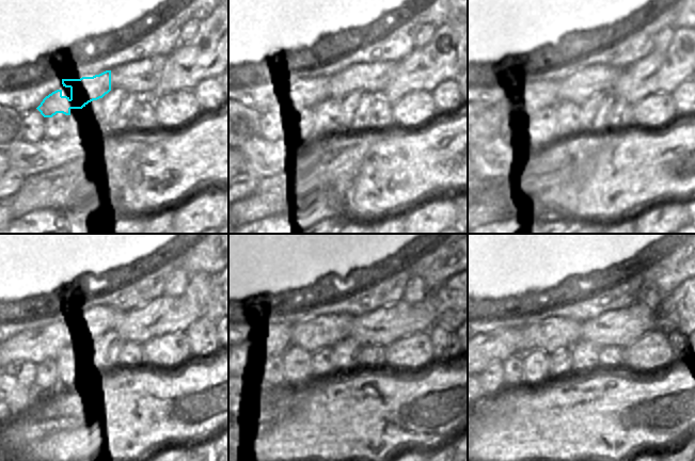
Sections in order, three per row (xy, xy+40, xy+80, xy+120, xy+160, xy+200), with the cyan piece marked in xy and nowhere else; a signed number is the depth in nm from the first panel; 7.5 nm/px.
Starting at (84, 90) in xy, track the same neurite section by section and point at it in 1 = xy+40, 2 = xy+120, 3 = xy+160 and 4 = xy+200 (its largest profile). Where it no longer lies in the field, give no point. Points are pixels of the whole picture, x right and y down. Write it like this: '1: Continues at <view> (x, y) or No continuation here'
1: Continues at xy+40 (307, 93)
2: Continues at xy+120 (36, 346)
3: Continues at xy+160 (271, 345)
4: Continues at xy+200 (498, 346).

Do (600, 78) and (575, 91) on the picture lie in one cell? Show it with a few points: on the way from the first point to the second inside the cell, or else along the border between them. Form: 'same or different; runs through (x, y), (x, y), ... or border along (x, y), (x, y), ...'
same; runs through (594, 79), (582, 85)

